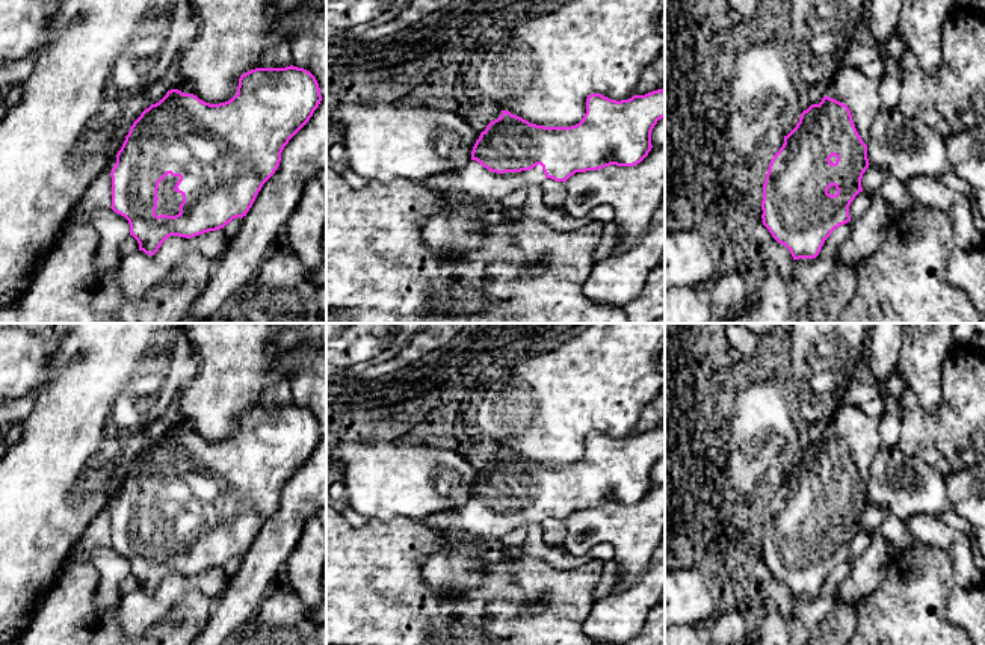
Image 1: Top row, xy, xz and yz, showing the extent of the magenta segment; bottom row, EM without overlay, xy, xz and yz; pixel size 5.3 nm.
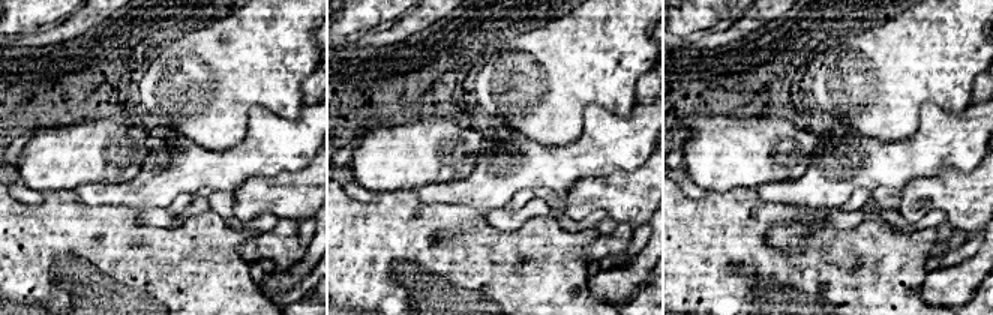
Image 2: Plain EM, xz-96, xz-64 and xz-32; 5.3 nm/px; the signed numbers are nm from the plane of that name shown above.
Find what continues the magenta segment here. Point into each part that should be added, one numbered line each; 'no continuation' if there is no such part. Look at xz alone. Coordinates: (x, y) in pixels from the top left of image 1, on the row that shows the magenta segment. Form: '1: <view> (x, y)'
1: xz (475, 180)

